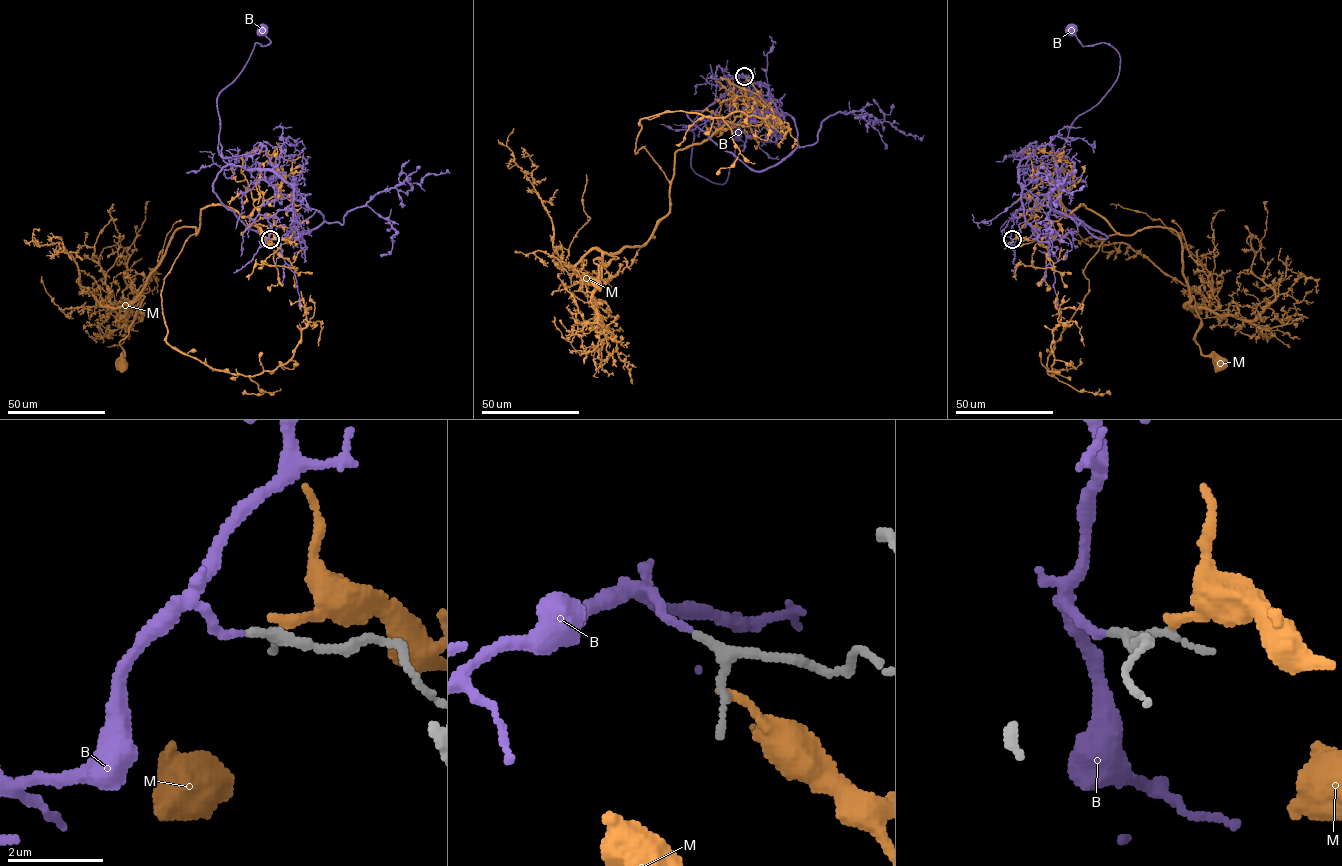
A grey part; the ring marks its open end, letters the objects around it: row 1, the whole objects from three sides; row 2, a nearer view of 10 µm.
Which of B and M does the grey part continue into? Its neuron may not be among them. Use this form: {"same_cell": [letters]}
{"same_cell": ["B"]}

